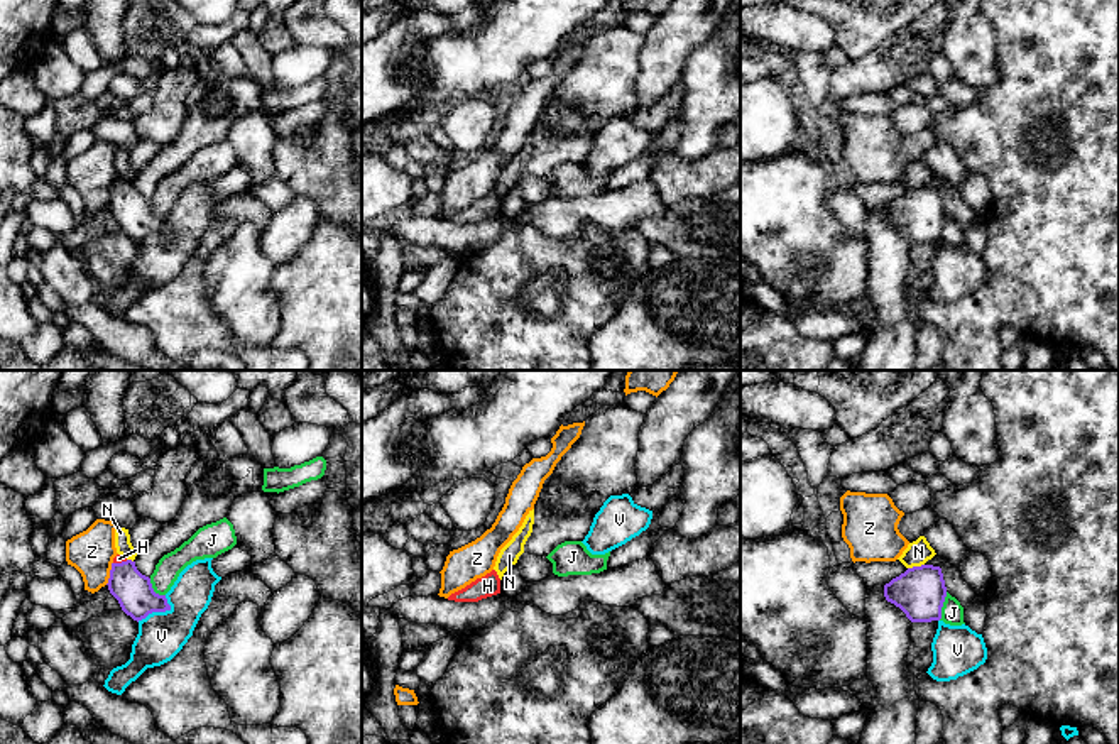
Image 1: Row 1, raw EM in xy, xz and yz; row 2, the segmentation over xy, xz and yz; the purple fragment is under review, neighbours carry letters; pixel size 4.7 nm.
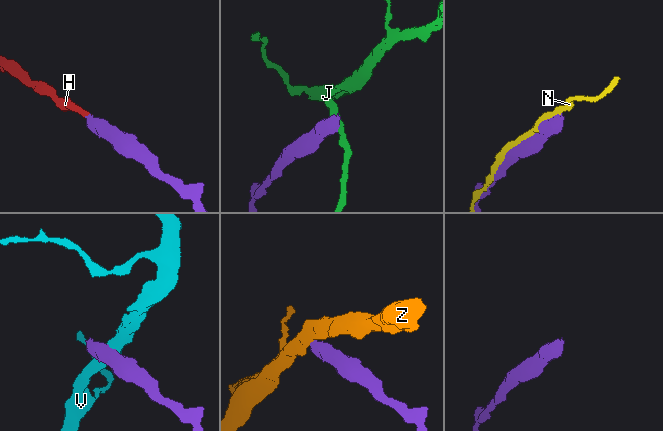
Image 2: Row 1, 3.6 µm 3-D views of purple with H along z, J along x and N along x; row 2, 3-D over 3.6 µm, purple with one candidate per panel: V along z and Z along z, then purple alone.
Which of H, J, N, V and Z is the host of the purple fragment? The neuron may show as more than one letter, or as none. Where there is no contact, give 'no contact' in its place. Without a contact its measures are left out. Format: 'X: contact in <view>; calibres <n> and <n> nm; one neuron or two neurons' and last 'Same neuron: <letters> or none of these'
H: contact in xy; calibres 180 and 50 nm; one neuron
J: contact in yz; calibres 240 and 110 nm; two neurons
N: contact in yz; calibres 240 and 120 nm; two neurons
V: contact in xy; calibres 180 and 220 nm; two neurons
Z: contact in xy; calibres 180 and 220 nm; two neurons
Same neuron: H

